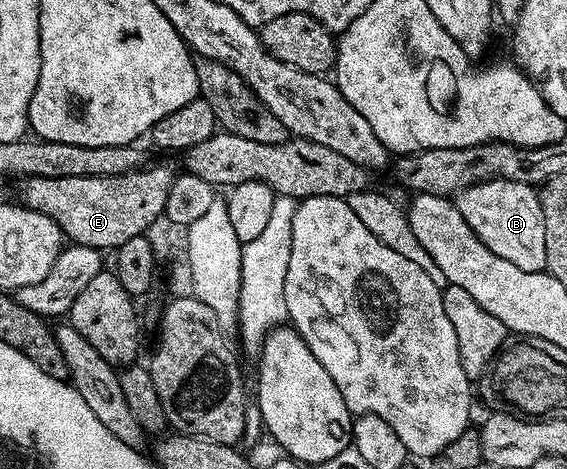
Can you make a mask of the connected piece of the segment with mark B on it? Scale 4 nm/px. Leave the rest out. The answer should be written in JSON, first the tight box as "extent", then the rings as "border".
{"extent":[457,180,547,272],"border":[[[487,180],[465,189],[457,197],[461,218],[505,262],[513,262],[526,272],[542,272],[547,267],[545,258],[545,222],[539,205],[539,192],[530,184],[508,180]]]}

